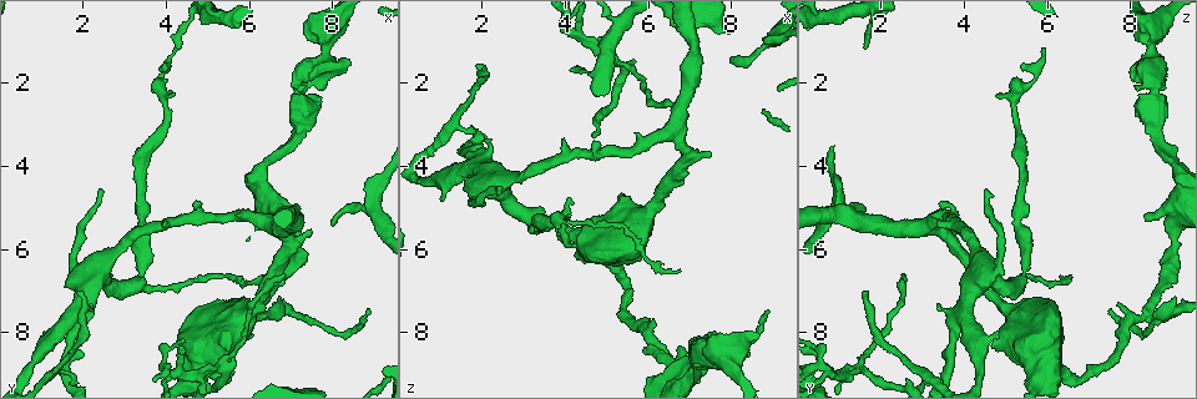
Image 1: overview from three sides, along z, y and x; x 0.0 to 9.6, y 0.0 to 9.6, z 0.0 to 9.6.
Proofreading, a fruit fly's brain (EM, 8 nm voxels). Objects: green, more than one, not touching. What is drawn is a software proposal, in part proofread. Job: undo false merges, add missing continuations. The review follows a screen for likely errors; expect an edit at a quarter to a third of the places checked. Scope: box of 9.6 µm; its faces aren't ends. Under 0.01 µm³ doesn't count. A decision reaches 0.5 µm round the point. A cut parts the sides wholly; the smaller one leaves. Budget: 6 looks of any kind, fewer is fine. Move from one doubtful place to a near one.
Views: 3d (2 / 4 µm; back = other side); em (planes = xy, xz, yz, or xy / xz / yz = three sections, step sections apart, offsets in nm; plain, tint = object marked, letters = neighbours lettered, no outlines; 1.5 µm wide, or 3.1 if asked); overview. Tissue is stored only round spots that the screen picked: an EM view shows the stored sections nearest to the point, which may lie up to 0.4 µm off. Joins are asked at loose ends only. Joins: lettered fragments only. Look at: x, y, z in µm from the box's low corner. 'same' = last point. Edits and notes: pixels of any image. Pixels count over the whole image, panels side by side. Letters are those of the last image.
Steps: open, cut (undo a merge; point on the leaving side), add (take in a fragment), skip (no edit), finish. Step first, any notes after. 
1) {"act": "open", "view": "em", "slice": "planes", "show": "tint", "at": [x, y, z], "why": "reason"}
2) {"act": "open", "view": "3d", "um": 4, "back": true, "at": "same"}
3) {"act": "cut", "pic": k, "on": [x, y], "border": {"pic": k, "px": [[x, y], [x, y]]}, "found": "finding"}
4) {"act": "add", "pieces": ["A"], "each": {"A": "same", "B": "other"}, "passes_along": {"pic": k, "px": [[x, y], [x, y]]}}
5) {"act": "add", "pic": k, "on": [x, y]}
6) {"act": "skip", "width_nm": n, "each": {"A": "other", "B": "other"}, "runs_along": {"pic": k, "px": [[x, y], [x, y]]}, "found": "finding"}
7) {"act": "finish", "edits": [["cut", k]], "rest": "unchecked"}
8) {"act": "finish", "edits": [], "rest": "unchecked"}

{"act": "open", "view": "3d", "um": 4, "at": [6.10, 7.60, 8.45], "why": "three-way junction"}

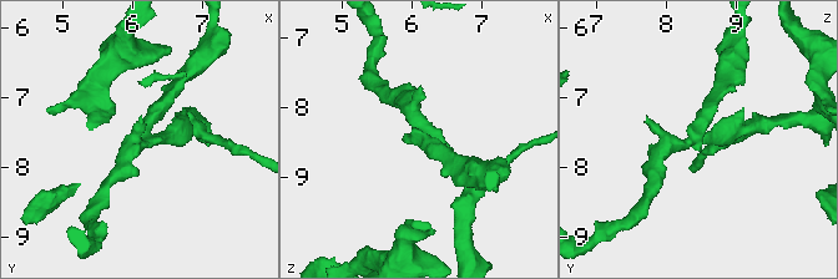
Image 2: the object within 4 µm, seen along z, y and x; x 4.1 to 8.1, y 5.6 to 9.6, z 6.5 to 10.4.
{"act": "open", "view": "em", "slice": "planes", "show": "plain", "at": [6.10, 7.55, 8.45]}

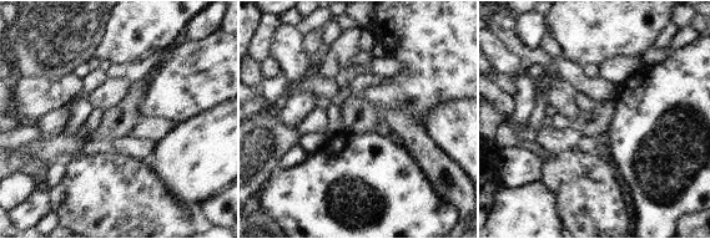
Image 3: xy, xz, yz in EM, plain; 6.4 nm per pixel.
{"act": "open", "view": "em", "slice": "planes", "show": "letters", "at": "same", "why": "see the neighbours"}

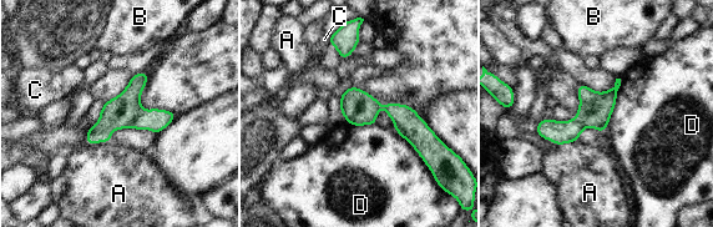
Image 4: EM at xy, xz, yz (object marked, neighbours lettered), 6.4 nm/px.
{"act": "cut", "pic": 4, "on": [117, 114], "longest_contact_nm": ["D", 360], "each": {"A": "other", "B": "other", "C": "other", "D": "other"}, "found": "a second neuron is stuck on"}

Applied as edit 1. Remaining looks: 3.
{"act": "open", "view": "em", "slice": "planes", "show": "letters", "at": [1.75, 6.15, 4.80], "why": "calibre changes"}

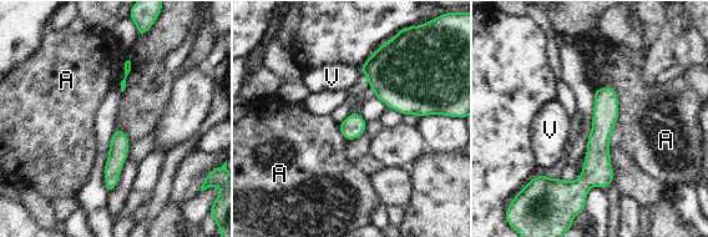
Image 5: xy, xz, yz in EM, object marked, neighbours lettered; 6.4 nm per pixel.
{"act": "skip", "width_nm": 120, "each": {"A": "other", "V": "other"}, "runs_along": {"pic": 5, "px": [[610, 90], [597, 166], [577, 186], [549, 181]]}, "found": "all the same neuron"}

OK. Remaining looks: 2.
{"act": "open", "view": "3d", "um": 2, "at": [4.10, 8.90, 0.65], "why": "two arms at a narrow angle"}

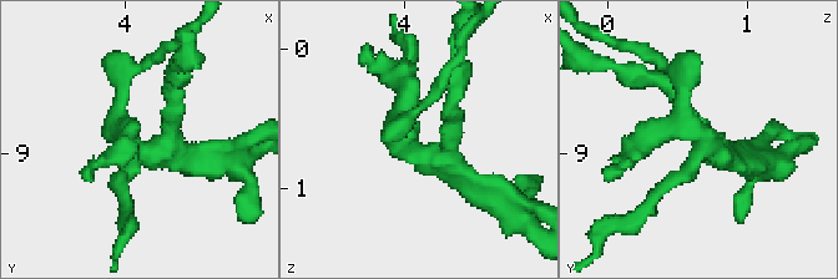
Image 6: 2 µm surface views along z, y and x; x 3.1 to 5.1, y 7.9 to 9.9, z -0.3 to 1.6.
{"act": "open", "view": "em", "slice": "planes", "show": "letters", "at": [4.06, 8.96, 0.70]}

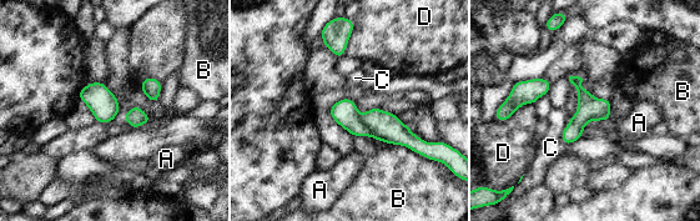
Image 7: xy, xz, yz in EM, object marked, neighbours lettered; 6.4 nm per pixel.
{"act": "cut", "pic": 7, "on": [384, 126], "width_nm": 160, "each": {"A": "other", "B": "other", "C": "other", "D": "other"}, "border": {"pic": 7, "px": [[359, 116], [359, 120], [373, 136]]}, "found": "a second neuron is stuck on"}

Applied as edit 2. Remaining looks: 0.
{"act": "finish", "edits": [["cut", 4], ["cut", 7]], "rest": "unchecked"}

